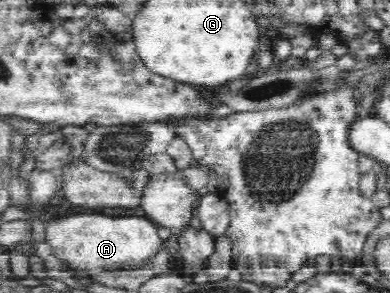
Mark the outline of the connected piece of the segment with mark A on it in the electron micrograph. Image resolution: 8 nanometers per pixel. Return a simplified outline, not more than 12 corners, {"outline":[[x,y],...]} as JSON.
{"outline":[[77,213],[43,243],[80,272],[137,267],[163,244],[143,217]]}

